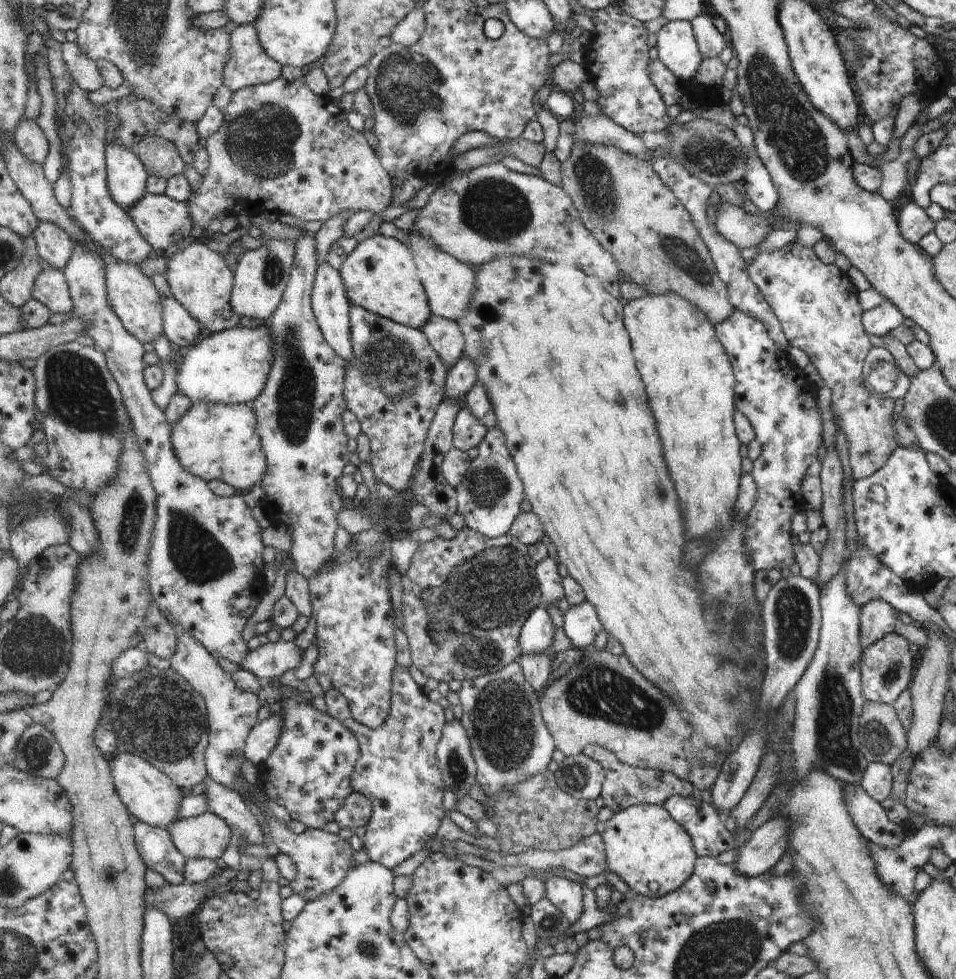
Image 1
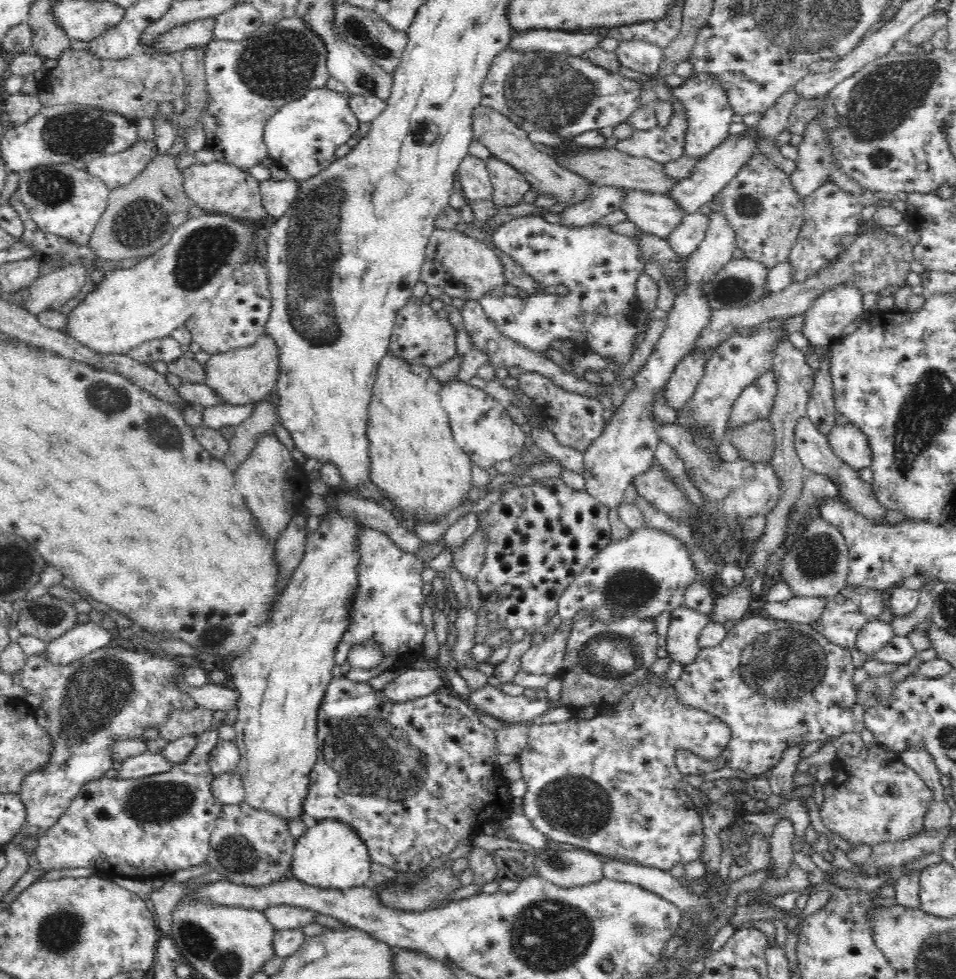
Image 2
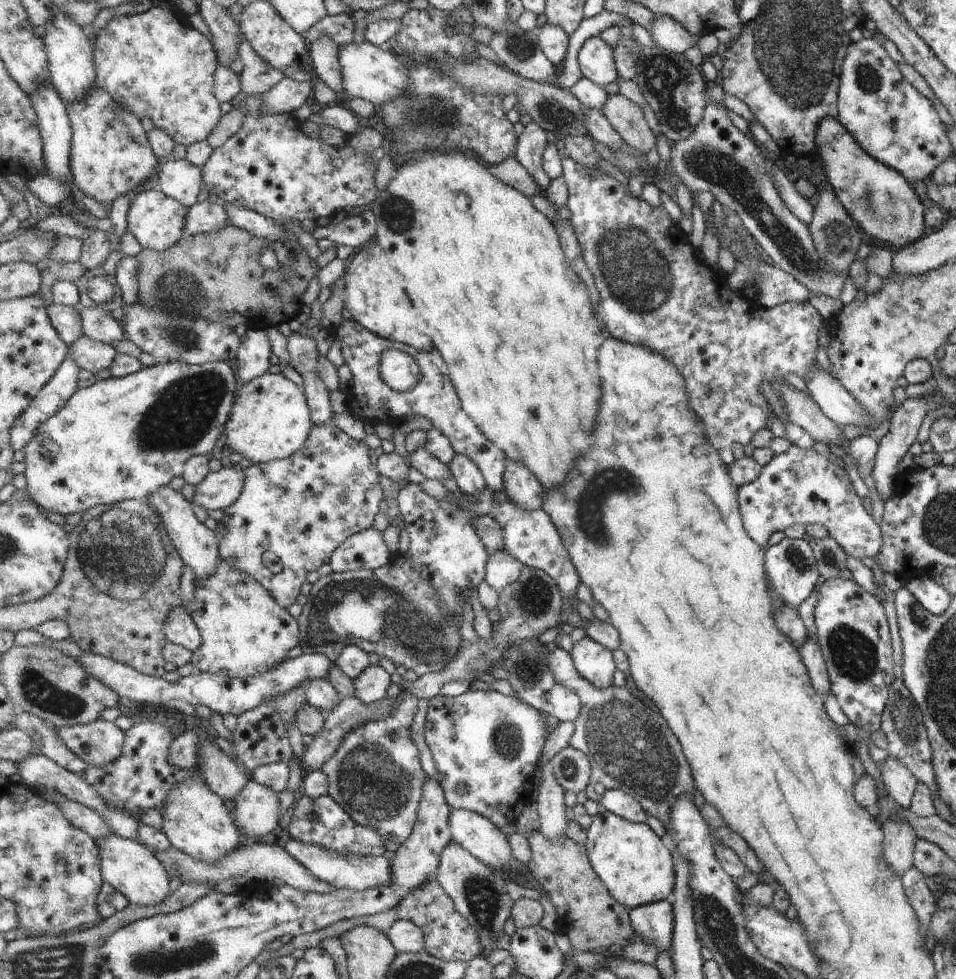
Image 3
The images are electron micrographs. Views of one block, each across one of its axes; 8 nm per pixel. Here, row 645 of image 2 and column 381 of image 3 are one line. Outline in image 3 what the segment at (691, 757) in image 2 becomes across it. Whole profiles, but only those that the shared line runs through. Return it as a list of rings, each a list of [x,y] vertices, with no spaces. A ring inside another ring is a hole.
[[[406,691],[396,699],[395,708],[385,718],[351,730],[321,768],[328,780],[327,794],[335,798],[357,824],[375,828],[393,854],[414,833],[428,777],[411,732],[420,700]]]

